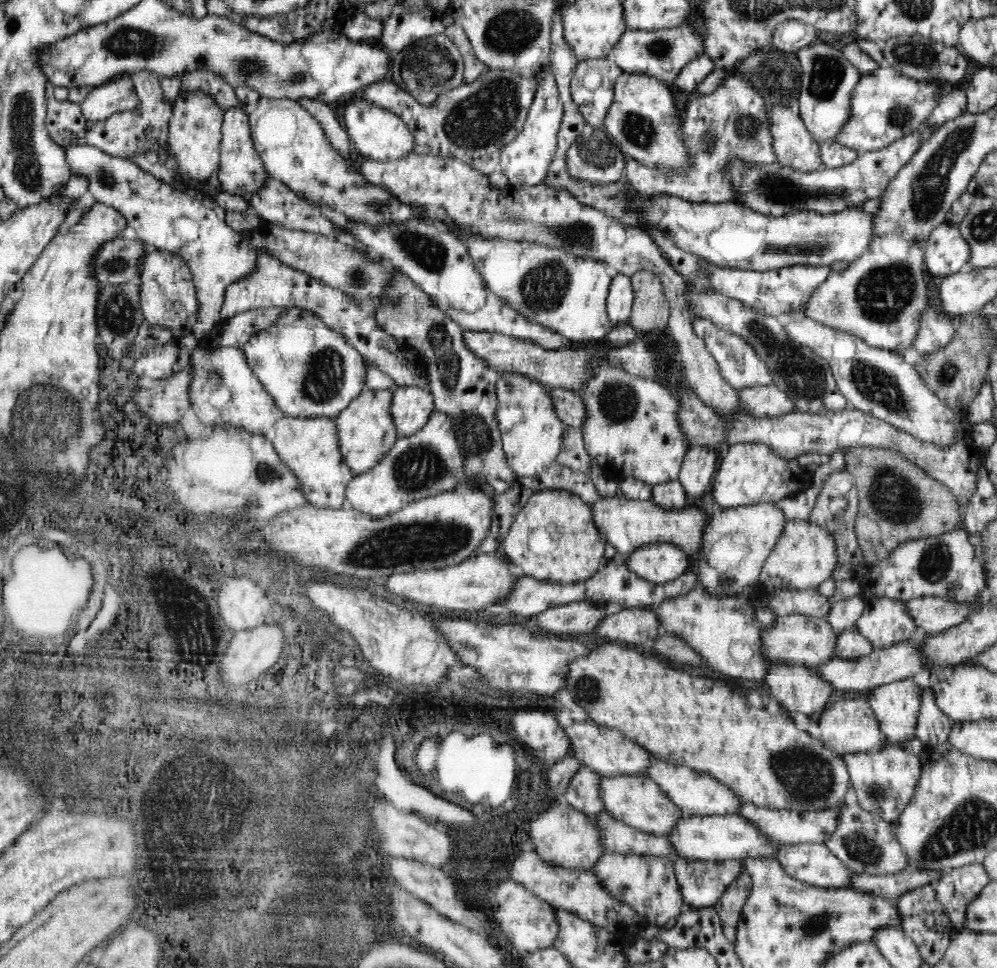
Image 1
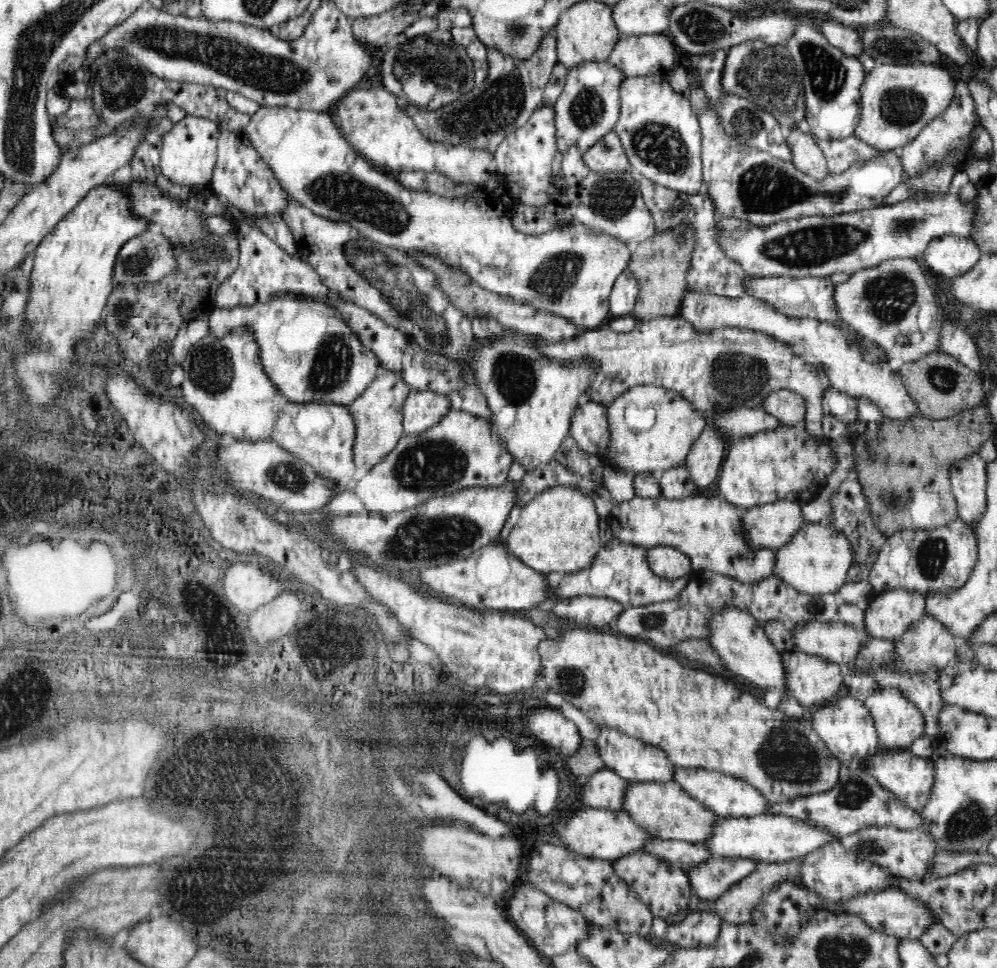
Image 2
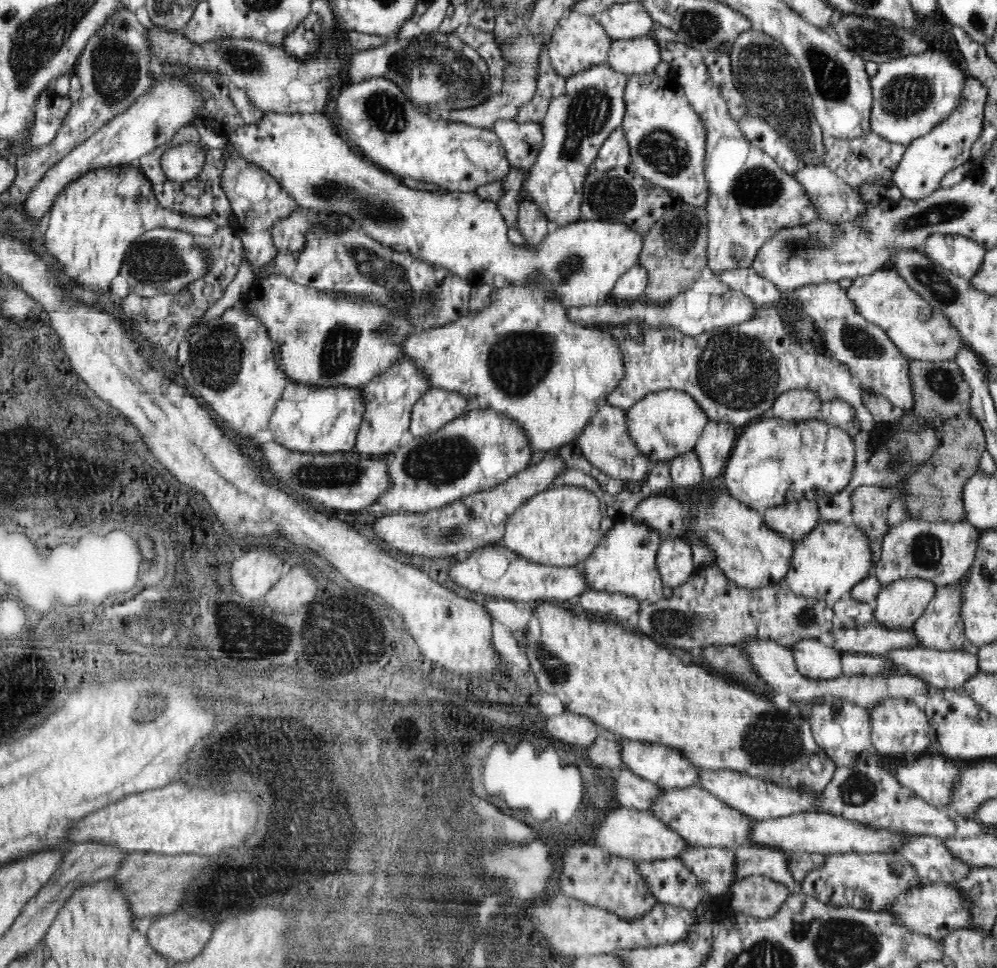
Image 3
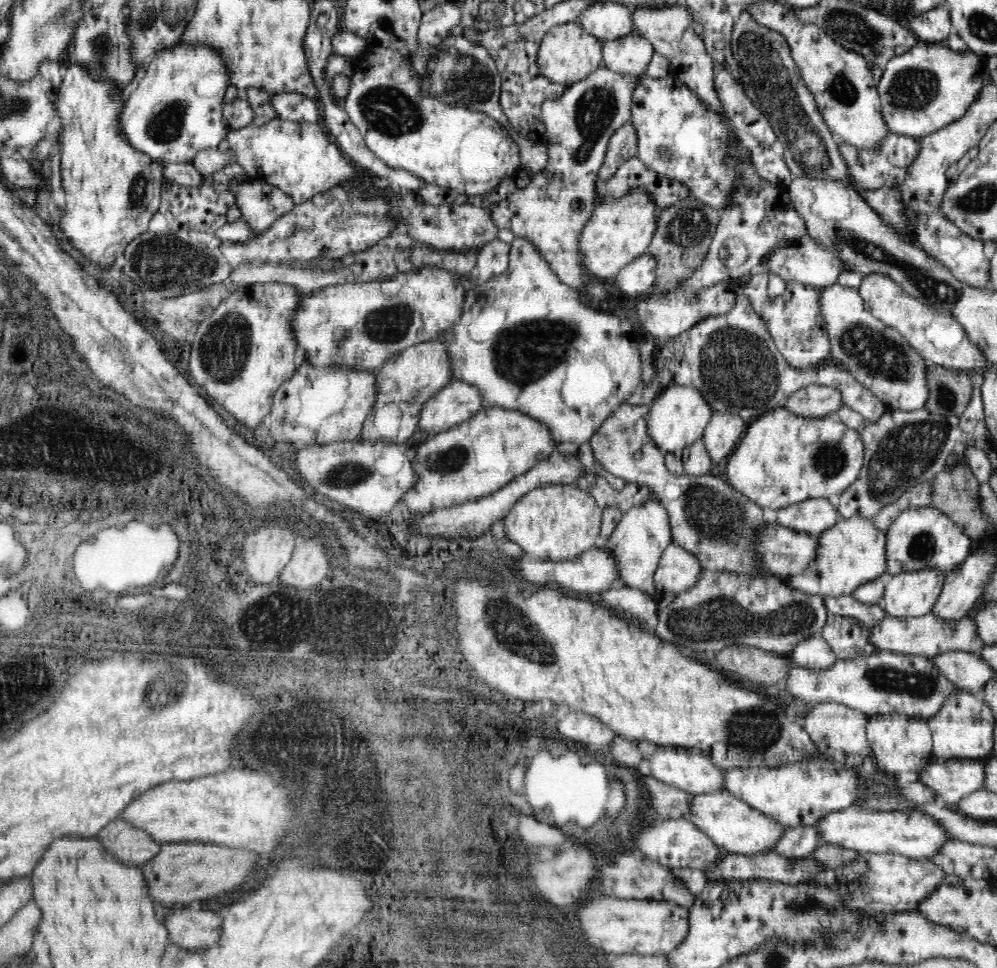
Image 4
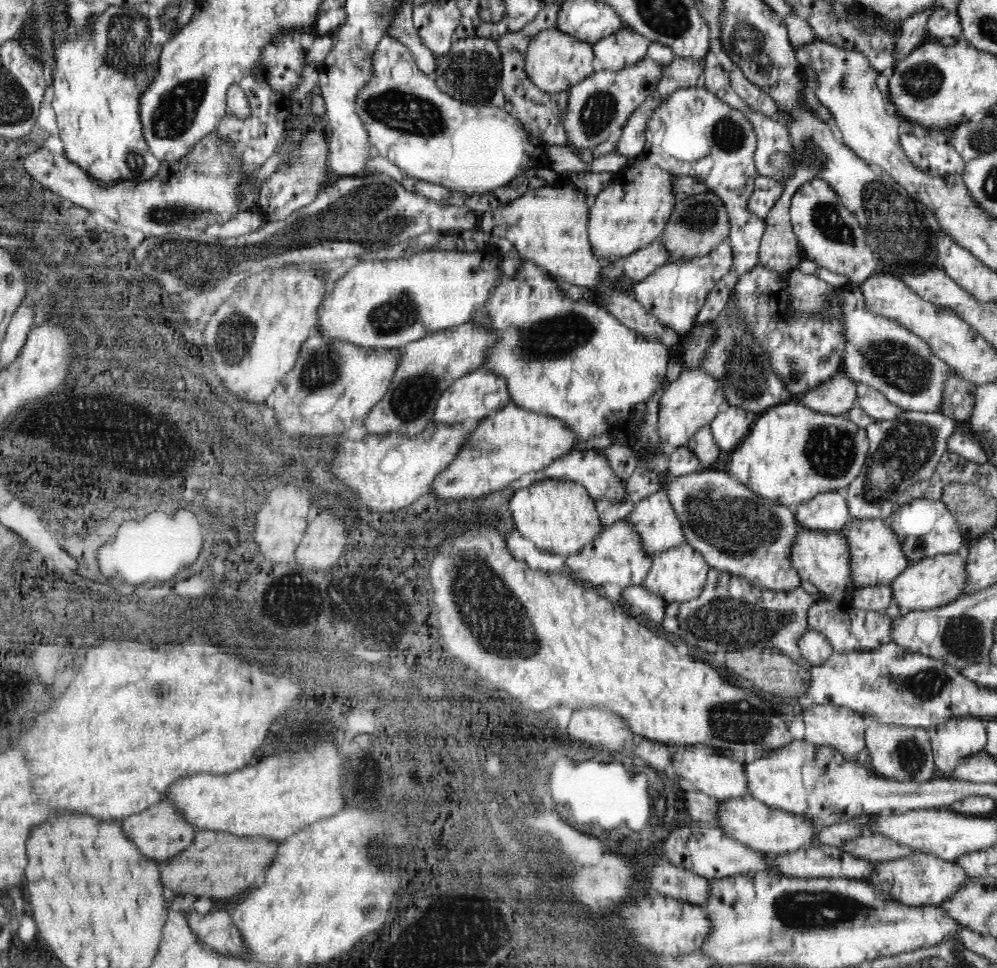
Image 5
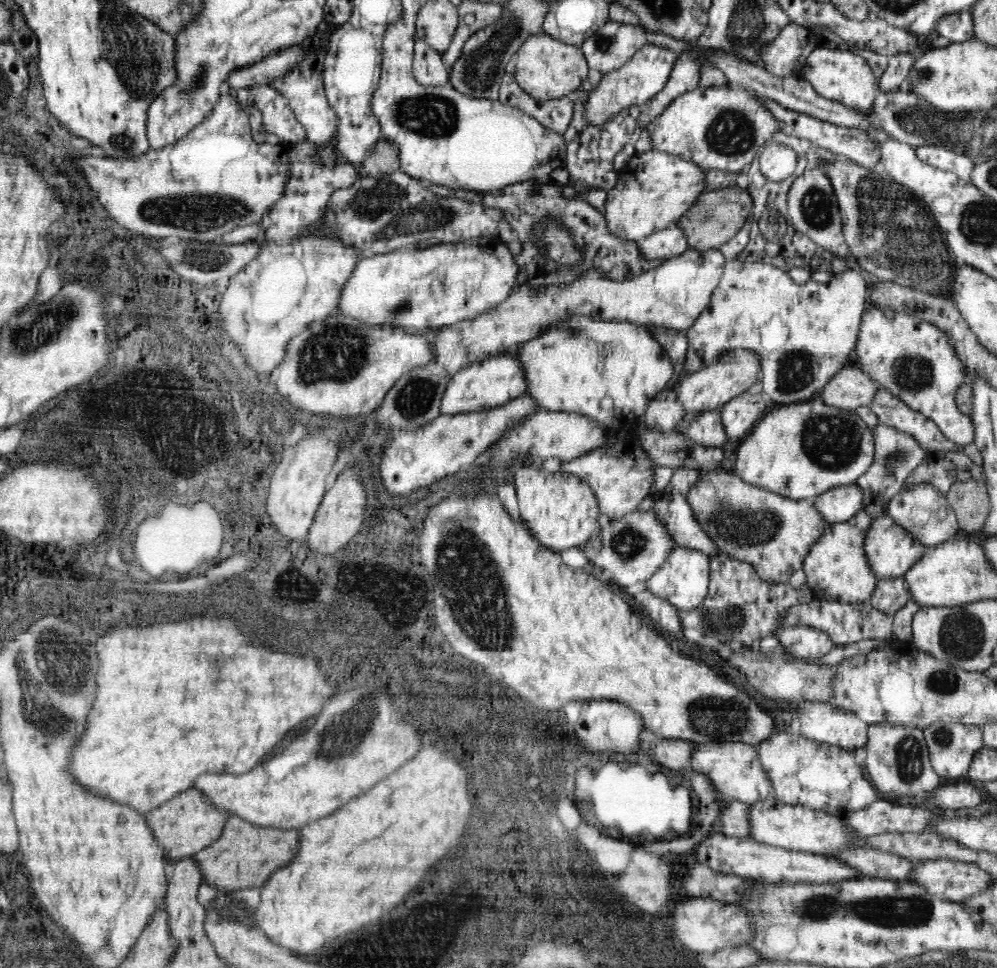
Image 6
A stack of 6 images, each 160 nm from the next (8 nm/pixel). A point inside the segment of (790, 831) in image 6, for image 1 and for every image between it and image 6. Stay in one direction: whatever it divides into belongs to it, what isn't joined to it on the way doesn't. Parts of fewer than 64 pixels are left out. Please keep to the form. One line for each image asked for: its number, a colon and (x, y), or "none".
1: (638, 802)
2: (662, 809)
3: (701, 820)
4: (733, 826)
5: (745, 820)

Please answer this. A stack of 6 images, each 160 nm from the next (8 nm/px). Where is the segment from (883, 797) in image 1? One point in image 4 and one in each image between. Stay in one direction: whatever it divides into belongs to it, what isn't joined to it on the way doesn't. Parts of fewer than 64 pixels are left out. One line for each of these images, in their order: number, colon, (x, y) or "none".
2: (909, 777)
3: (931, 778)
4: (949, 780)

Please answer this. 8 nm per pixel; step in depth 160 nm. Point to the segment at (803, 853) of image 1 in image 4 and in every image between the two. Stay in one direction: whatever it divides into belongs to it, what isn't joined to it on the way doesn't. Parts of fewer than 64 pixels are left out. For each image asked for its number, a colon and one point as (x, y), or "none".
2: (832, 871)
3: (864, 881)
4: (872, 883)

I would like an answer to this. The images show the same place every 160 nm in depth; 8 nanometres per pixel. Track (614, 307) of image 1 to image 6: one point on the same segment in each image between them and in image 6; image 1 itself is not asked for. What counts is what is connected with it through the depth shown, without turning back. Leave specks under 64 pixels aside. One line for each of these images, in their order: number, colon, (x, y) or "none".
2: (624, 292)
3: (629, 288)
4: (637, 277)
5: (644, 261)
6: (663, 244)

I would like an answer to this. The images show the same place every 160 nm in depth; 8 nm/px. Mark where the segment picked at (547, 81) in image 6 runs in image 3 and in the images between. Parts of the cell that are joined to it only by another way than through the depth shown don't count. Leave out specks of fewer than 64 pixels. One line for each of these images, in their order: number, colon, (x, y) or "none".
3: (578, 41)
4: (567, 53)
5: (555, 61)

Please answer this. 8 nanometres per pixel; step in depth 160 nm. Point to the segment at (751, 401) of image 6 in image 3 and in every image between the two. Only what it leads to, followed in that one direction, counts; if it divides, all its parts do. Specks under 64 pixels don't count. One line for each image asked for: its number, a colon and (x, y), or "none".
3: (713, 448)
4: (721, 435)
5: (731, 424)

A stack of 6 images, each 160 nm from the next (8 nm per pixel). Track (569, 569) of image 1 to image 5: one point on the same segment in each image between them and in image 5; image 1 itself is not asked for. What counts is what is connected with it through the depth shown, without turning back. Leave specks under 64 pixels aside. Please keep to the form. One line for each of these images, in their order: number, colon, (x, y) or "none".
2: (557, 531)
3: (561, 526)
4: (555, 523)
5: (560, 518)

